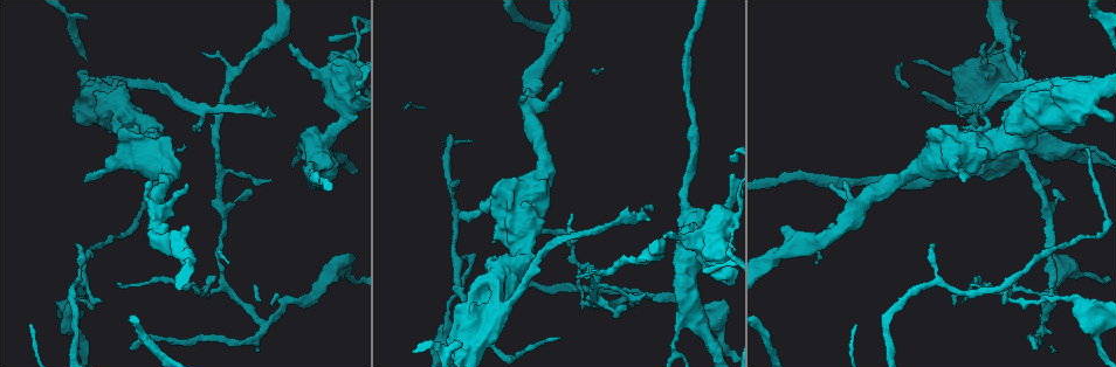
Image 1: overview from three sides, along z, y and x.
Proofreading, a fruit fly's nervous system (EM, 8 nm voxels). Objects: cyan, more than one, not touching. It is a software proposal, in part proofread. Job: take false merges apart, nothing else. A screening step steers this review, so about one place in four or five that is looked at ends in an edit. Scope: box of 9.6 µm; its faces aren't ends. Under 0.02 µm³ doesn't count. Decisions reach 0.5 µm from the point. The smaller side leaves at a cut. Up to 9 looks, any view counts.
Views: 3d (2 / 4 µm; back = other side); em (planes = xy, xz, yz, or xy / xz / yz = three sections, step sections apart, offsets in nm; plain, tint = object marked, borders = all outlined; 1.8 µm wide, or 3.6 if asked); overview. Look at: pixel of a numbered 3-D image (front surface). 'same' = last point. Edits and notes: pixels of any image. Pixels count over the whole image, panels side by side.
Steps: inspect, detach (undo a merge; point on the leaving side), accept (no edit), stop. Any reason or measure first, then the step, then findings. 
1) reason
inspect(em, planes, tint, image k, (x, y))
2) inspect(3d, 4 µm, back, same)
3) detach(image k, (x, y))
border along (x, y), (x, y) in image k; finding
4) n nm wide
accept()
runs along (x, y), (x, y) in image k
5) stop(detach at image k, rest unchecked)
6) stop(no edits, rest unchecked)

sudden change in width
inspect(em, 3.6 µm, yz, step 4, tint, image 1, (989, 76))

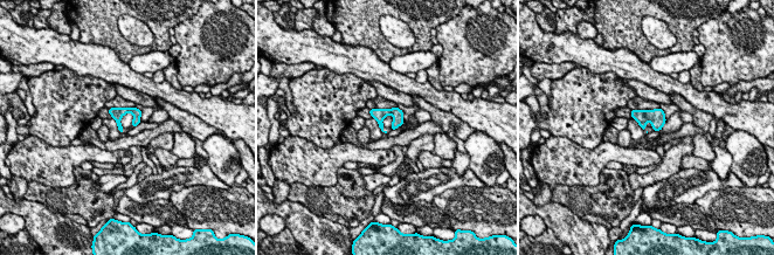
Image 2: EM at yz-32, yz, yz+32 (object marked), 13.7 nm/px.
cut it another way
inspect(em, 3.6 µm, planes, borders, same)

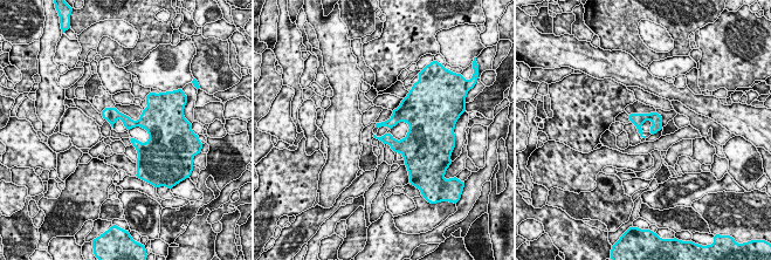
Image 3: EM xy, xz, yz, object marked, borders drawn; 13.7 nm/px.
accept()
runs along (105, 111), (151, 130), (143, 156) in image 3; all the same neuron

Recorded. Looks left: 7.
sudden change in width
inspect(3d, 2 µm, image 1, (1092, 273))

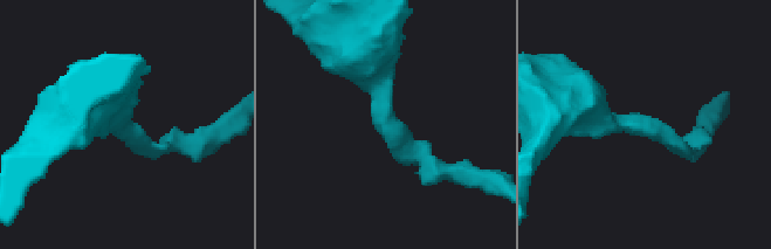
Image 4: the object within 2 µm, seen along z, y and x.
inspect(em, planes, plain, image 4, (116, 122))

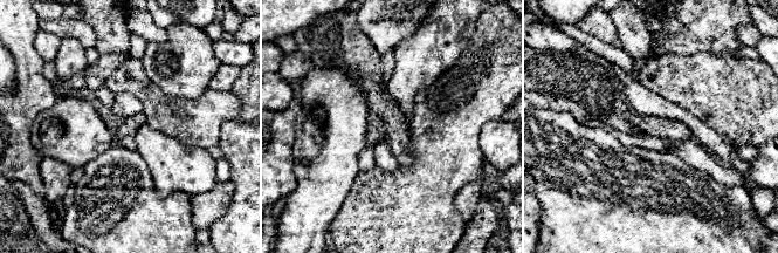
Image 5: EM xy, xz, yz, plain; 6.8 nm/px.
where the object lies
inspect(em, planes, tint, same)

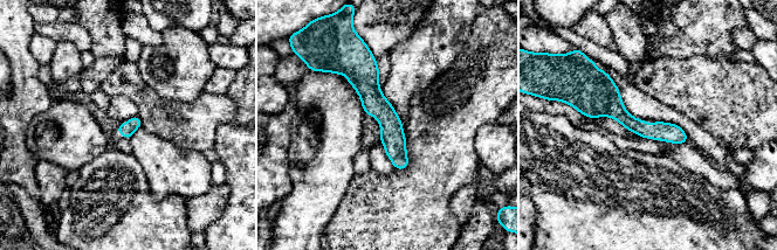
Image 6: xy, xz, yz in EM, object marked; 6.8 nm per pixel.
accept()
all the same neuron

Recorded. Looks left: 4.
a fork
inspect(3d, 2 µm, image 1, (1041, 321))

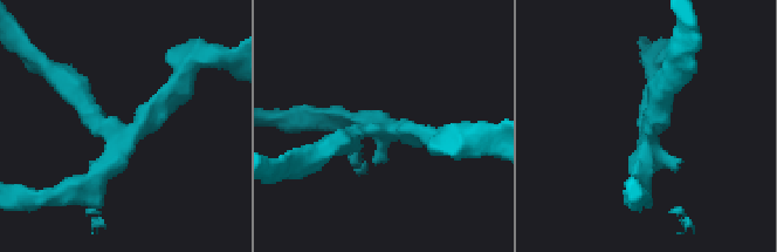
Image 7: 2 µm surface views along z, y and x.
3 arms; need the tissue
inspect(em, planes, tint, image 7, (395, 132))

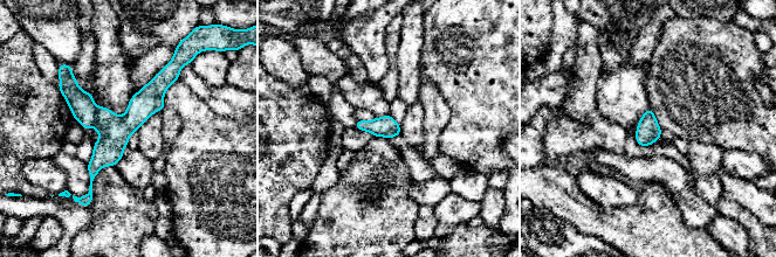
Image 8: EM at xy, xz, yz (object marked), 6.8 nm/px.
150 nm wide
detach(image 8, (115, 131))
the part that leaves runs along (171, 75), (114, 137), (93, 174) in image 8; a second neuron is stuck on

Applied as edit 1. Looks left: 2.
looks like a crossing
inspect(em, 3.6 µm, yz, step 4, tint, image 1, (501, 299))

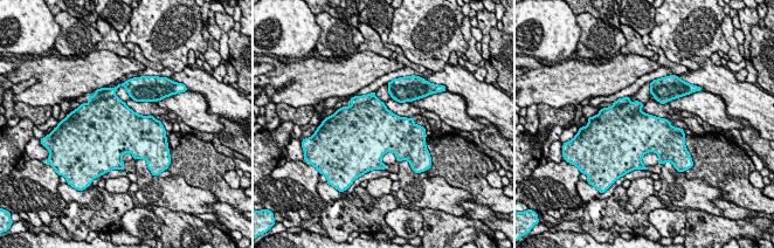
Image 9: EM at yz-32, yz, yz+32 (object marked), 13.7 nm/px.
detach(image 9, (99, 94))
border along (115, 95), (89, 103) in image 9; two neurons meet here

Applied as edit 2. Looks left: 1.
stop(detach at image 8, detach at image 9, rest unchecked)

